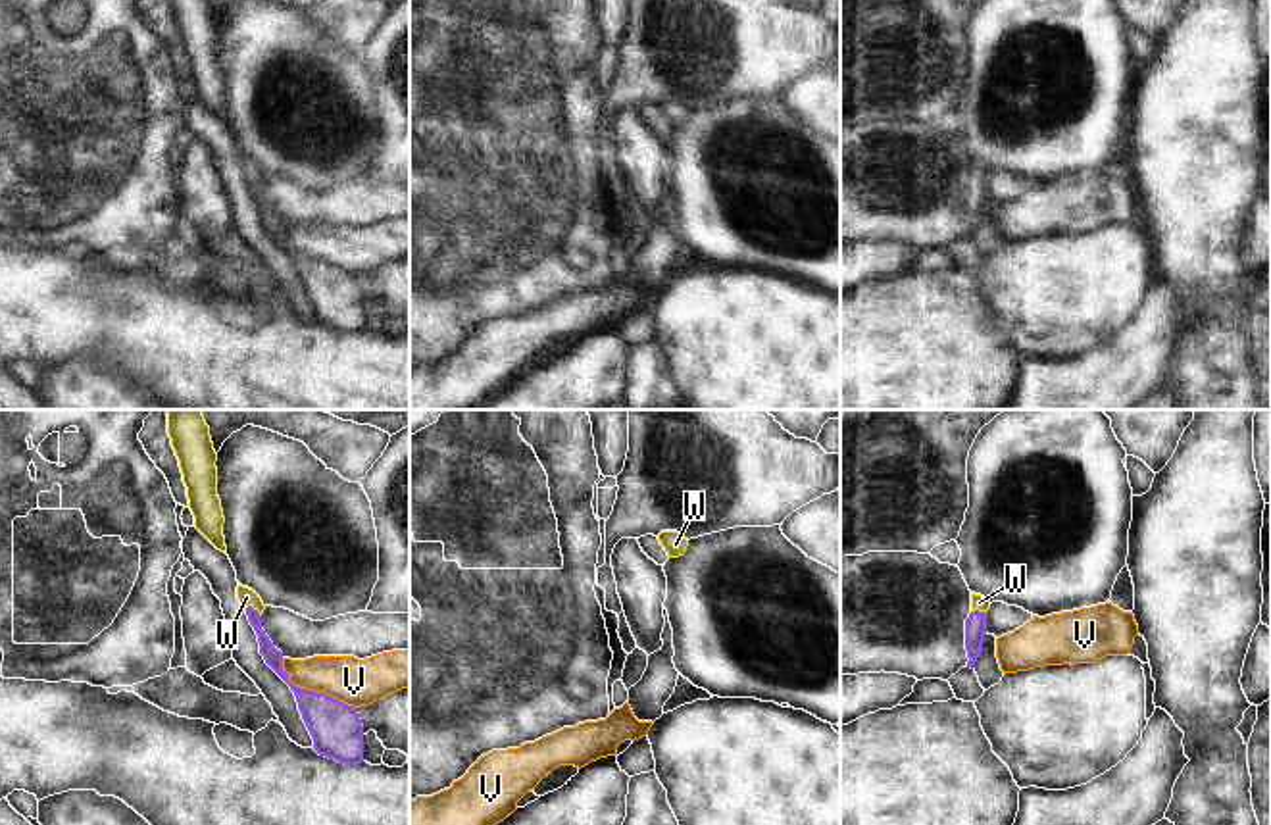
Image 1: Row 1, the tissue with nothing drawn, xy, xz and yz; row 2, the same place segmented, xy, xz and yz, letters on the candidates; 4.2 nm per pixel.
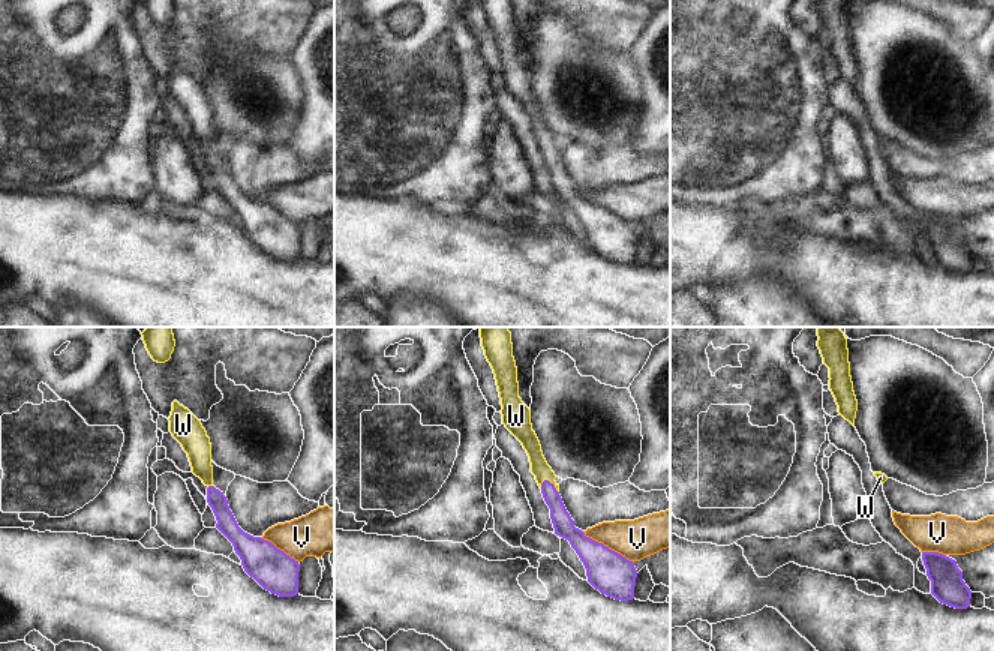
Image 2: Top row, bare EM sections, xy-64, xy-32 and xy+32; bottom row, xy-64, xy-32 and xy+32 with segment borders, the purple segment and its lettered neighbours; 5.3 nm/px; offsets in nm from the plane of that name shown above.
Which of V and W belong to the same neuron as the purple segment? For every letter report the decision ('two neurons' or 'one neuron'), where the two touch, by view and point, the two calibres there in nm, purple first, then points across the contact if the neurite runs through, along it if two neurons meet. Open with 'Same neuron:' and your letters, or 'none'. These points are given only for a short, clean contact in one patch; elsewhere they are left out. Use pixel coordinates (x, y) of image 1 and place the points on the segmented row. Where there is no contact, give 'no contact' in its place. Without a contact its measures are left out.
Same neuron: W
V: two neurons | xy (312, 691) | 220/190 nm | along xy (281, 658), (281, 668), (295, 685), (323, 691), (356, 708)
W: one neuron | xy (252, 608) | 80/80 nm | across xy (274, 658), (266, 649), (252, 608), (247, 597)

